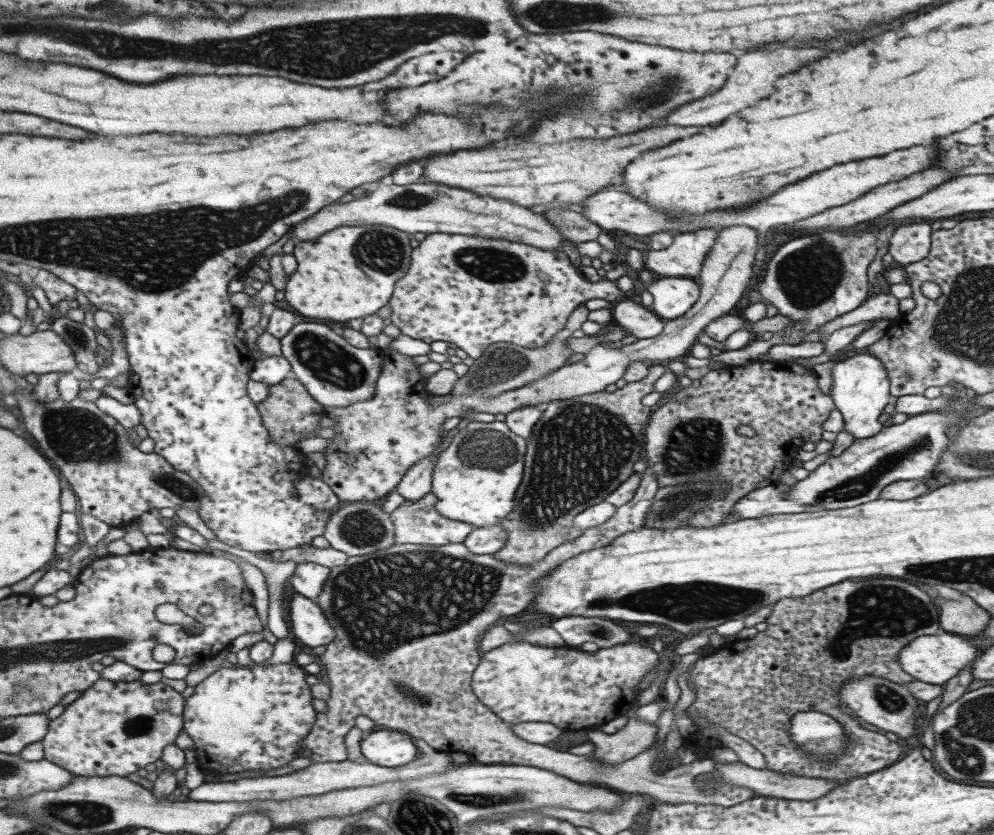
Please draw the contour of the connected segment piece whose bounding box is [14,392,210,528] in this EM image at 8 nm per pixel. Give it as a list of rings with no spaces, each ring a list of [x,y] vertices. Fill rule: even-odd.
[[[14,395],[19,403],[23,428],[38,442],[42,454],[52,462],[54,468],[62,472],[62,478],[68,482],[77,500],[79,514],[92,514],[110,527],[126,528],[136,523],[142,514],[150,508],[178,509],[186,506],[198,512],[202,503],[209,502],[204,488],[190,478],[186,472],[178,472],[162,456],[152,452],[144,454],[130,442],[130,430],[124,429],[118,422],[101,412],[92,402],[77,398],[70,403],[64,403],[58,398],[54,403],[40,405],[33,396]]]

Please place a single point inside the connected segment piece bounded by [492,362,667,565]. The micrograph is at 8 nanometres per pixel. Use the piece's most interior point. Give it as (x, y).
(580, 450)

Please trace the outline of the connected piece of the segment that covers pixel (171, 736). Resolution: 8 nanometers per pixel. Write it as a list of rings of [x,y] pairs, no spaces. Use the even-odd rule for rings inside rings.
[[[102,678],[92,683],[90,688],[81,691],[80,697],[78,697],[71,704],[66,705],[64,711],[57,718],[49,721],[48,732],[43,739],[41,739],[42,746],[44,746],[44,759],[50,760],[52,764],[58,764],[70,772],[78,776],[123,776],[126,777],[128,774],[134,774],[140,768],[145,768],[147,764],[152,764],[156,760],[162,758],[164,747],[174,743],[176,744],[176,738],[181,730],[183,730],[184,724],[184,707],[185,701],[182,693],[177,692],[170,686],[160,682],[156,684],[142,684],[140,680],[132,682],[112,682],[112,680],[104,680]]]

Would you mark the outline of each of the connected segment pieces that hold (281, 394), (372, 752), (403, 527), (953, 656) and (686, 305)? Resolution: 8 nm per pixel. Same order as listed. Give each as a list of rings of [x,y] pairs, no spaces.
[[[291,375],[282,380],[282,383],[269,386],[269,396],[266,401],[256,404],[261,413],[264,425],[269,429],[270,437],[279,446],[293,446],[296,442],[316,436],[314,430],[321,428],[318,425],[320,418],[324,416],[324,407],[320,405],[306,388]]]
[[[391,729],[372,731],[362,739],[361,750],[368,762],[386,767],[408,764],[419,754],[410,735]]]
[[[432,492],[426,494],[424,498],[412,503],[401,504],[392,512],[389,518],[395,527],[396,545],[400,544],[419,544],[430,546],[442,546],[448,543],[463,543],[468,534],[474,530],[472,526],[464,522],[450,521],[436,510],[438,498]]]
[[[940,632],[940,636],[922,636],[918,640],[912,640],[898,652],[898,660],[904,672],[912,675],[916,680],[942,685],[966,669],[970,662],[978,657],[976,654],[978,649],[969,639],[964,640],[964,636],[956,636],[956,633],[942,634]]]
[[[658,278],[647,291],[653,298],[650,310],[665,321],[684,316],[700,297],[700,286],[695,278]]]

